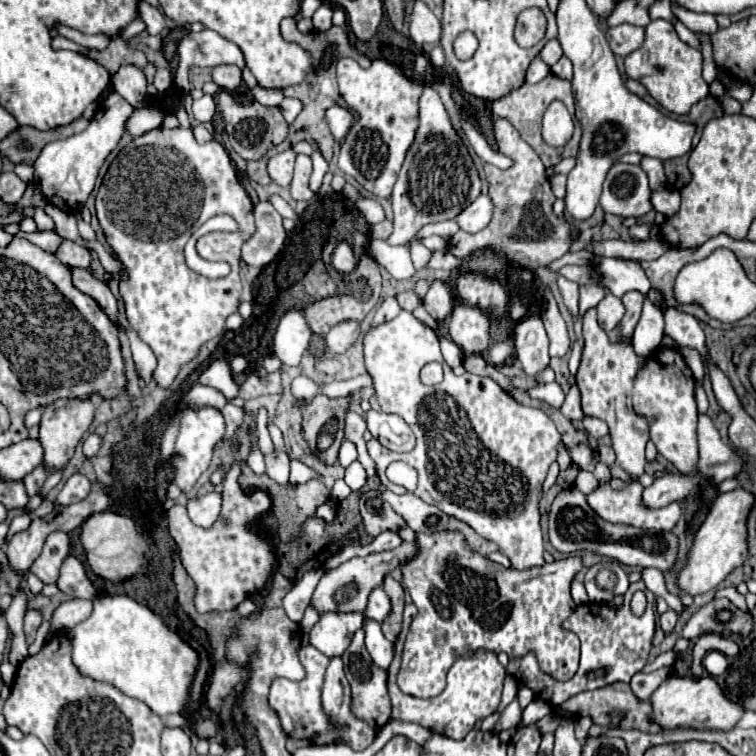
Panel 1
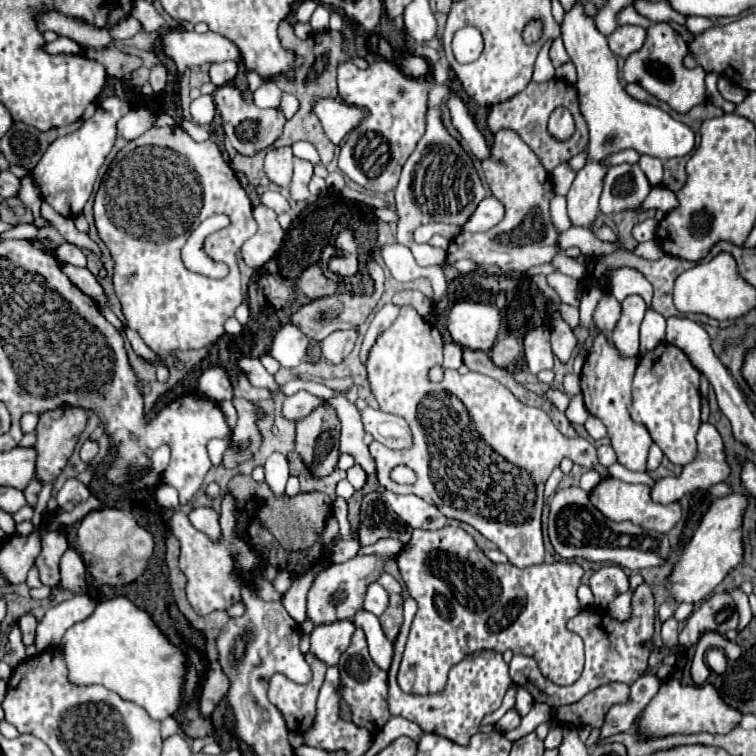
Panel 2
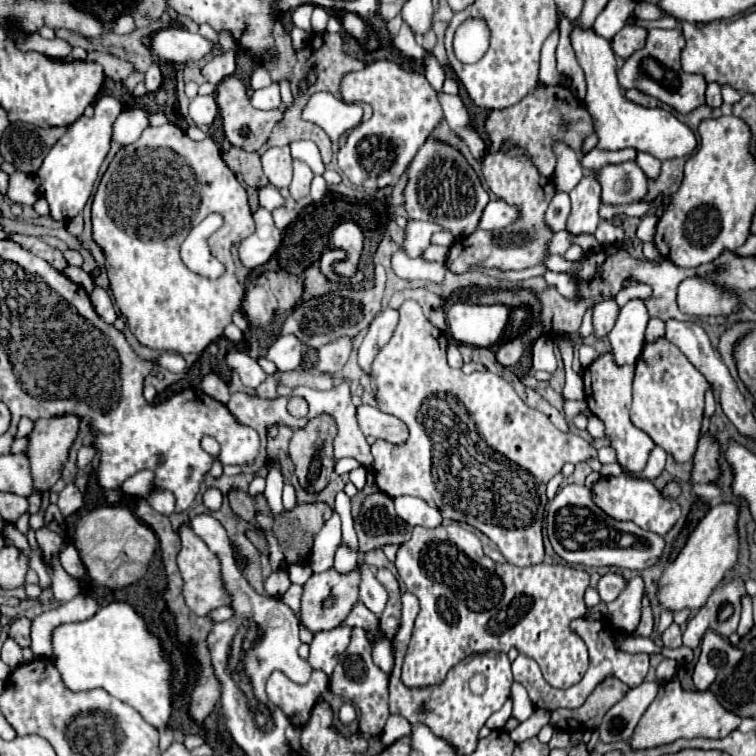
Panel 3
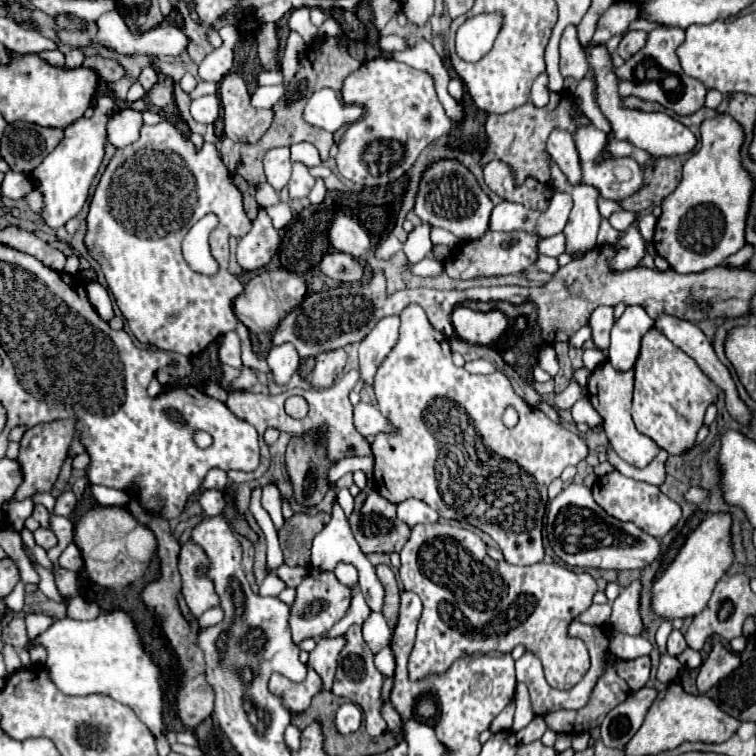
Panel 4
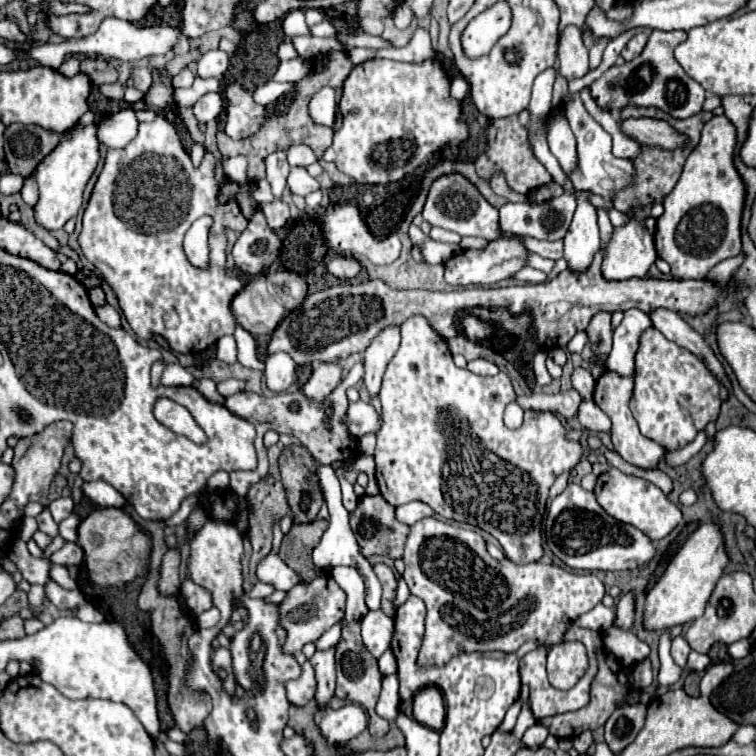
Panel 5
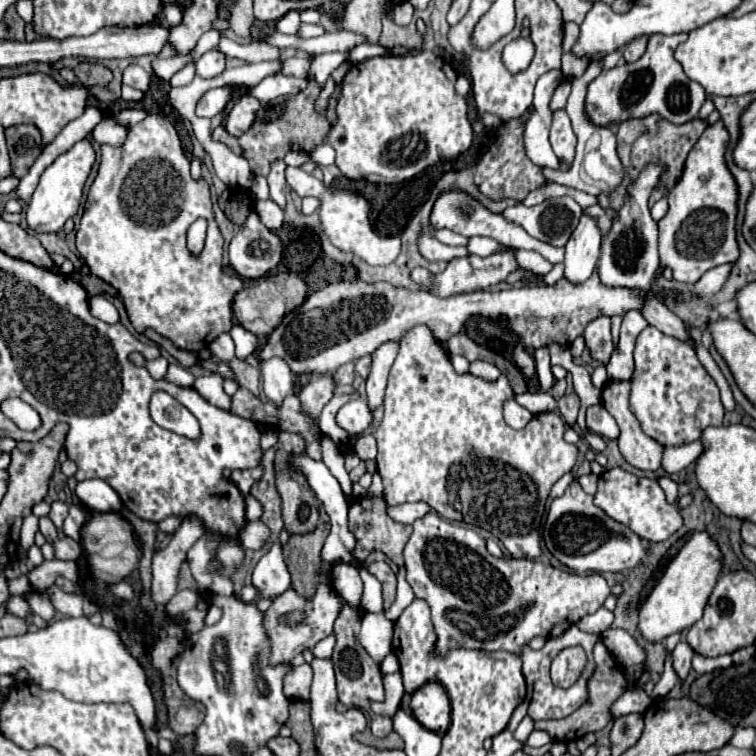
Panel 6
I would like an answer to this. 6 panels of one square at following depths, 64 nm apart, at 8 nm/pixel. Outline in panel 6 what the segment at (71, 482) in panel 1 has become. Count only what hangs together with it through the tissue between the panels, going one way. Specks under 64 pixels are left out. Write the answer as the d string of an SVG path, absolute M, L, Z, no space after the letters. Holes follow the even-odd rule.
M56 500L56 502L52 502L52 510L50 510L50 518L52 518L52 522L58 526L58 534L62 536L62 522L64 522L64 518L68 516L68 510L70 510L70 506L66 504L66 502L60 502L60 500Z

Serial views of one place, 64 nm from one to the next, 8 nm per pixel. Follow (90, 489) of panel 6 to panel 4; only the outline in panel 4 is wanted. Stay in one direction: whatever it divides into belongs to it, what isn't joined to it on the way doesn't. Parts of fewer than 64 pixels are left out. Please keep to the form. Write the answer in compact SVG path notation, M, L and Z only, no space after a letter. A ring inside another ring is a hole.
M92 486L92 494L102 506L126 506L126 502L130 500L126 492L114 488L102 488L102 486Z

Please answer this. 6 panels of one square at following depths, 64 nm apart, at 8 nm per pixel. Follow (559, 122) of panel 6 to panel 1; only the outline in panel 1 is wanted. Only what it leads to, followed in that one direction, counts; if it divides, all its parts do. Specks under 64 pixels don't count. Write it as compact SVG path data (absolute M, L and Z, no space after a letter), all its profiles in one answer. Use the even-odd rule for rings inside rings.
M556 174L556 176L550 180L550 184L552 184L554 196L556 196L556 198L564 198L564 194L566 194L566 176Z

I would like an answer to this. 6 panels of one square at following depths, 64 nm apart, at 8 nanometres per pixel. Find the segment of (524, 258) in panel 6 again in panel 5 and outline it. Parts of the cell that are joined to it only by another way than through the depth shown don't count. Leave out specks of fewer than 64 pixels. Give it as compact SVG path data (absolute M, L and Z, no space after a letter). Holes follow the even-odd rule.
M530 254L530 256L528 256L528 266L532 266L532 268L536 268L536 270L542 270L542 272L550 274L552 268L554 268L554 260L542 258L542 256L538 256L538 254Z

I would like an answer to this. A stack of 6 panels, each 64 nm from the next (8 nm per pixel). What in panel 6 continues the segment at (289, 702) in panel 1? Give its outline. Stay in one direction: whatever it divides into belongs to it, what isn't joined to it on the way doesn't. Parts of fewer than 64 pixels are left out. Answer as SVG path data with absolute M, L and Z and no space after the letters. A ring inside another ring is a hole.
M302 664L290 672L284 680L284 692L288 700L298 700L298 702L308 702L310 698L310 684L312 684L312 668L310 664Z

